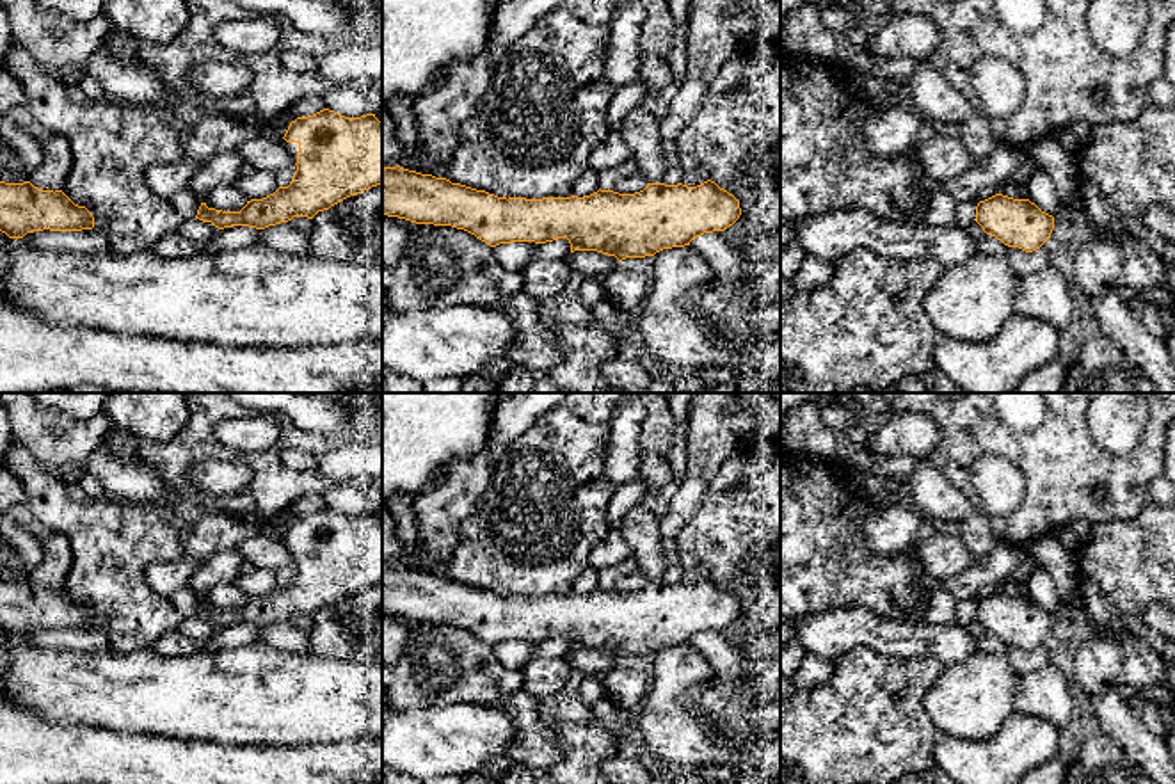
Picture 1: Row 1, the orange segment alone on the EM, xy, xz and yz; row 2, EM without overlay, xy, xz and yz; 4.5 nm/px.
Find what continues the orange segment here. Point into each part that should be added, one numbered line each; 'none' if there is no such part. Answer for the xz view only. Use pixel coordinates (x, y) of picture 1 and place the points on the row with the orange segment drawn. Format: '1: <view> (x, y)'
none

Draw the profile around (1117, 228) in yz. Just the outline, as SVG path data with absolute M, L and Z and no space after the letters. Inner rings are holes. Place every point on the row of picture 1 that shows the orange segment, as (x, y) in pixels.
M1081 178L1081 203L1090 219L1099 224L1107 240L1120 242L1122 238L1134 236L1129 220L1122 219L1100 196L1099 187L1093 180Z

